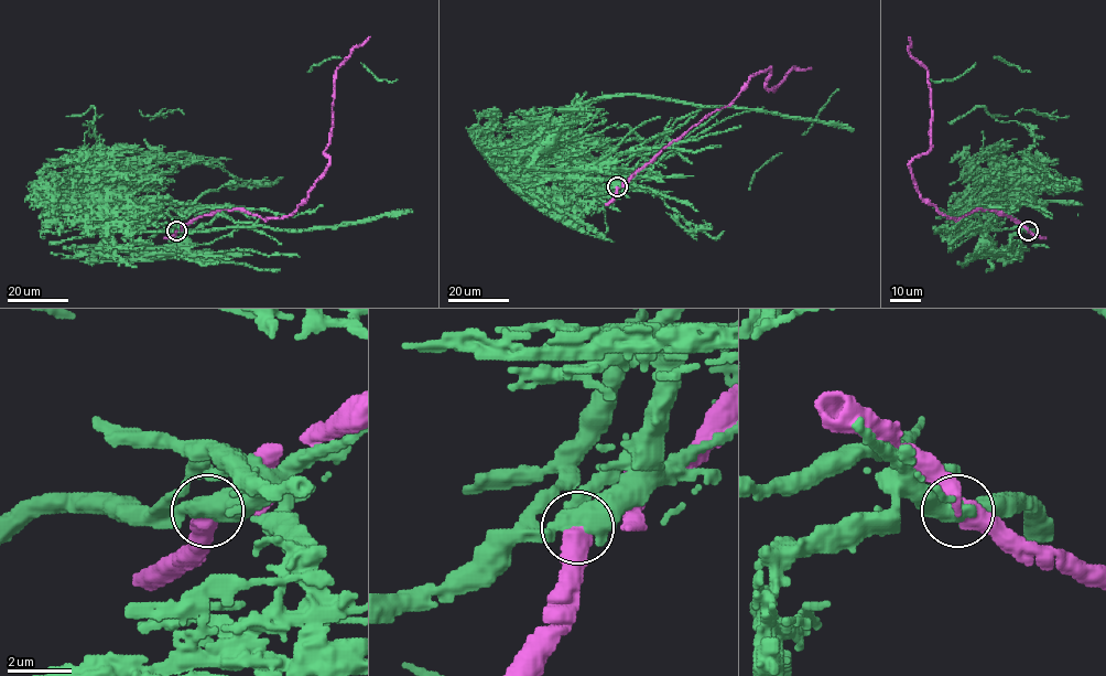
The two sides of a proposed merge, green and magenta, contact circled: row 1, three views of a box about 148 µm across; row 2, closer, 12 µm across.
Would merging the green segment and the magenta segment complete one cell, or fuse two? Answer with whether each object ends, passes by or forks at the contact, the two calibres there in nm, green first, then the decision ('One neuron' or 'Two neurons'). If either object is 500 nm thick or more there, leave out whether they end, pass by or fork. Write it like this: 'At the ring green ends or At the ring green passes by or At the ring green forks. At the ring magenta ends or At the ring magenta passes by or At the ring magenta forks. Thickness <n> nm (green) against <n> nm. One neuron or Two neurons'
At the ring green passes by. At the ring magenta passes by. Thickness 480 nm (green) against 400 nm. Two neurons

